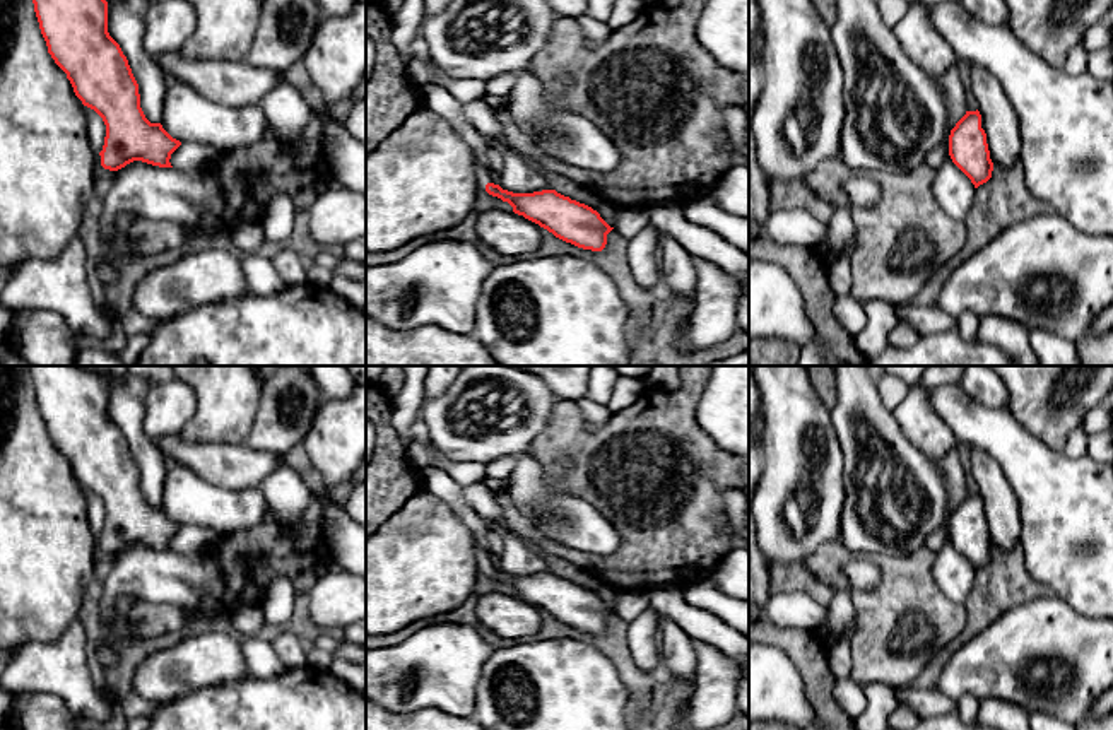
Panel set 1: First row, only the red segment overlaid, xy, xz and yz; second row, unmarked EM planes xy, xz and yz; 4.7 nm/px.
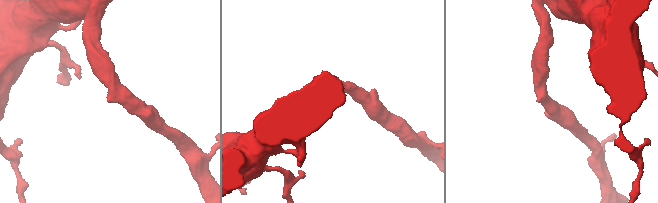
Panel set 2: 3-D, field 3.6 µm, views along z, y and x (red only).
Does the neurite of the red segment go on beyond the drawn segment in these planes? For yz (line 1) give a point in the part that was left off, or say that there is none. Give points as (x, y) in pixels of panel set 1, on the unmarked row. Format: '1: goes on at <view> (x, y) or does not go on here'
1: does not go on here

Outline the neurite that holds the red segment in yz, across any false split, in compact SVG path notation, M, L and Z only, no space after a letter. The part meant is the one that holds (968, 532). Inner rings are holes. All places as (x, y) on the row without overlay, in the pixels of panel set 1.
M966 494L949 518L949 539L952 545L971 562L975 571L992 561L993 545L981 511L980 494Z

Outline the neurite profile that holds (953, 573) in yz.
M951 539L935 552L932 576L949 600L964 605L973 588L975 574L975 568L952 545Z

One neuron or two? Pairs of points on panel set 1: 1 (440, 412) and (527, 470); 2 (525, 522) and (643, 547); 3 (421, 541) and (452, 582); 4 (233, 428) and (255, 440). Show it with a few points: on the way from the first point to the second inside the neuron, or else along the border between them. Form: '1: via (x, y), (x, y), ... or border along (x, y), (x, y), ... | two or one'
1: border along (527, 452), (517, 457) | two
2: via (553, 547), (582, 561), (612, 563) | one
3: via (423, 551), (441, 571) | one
4: border along (260, 397), (252, 429), (243, 441) | two

